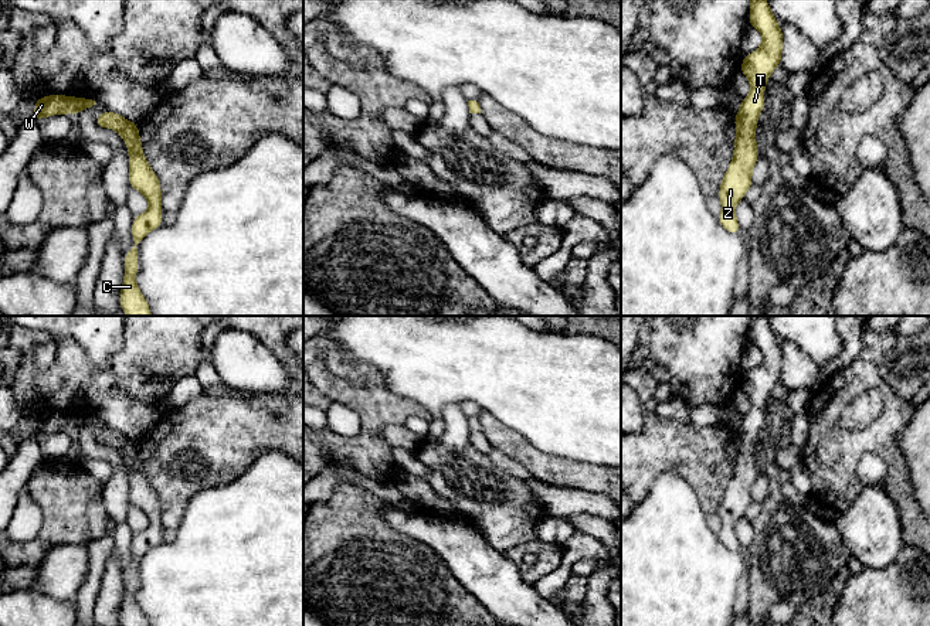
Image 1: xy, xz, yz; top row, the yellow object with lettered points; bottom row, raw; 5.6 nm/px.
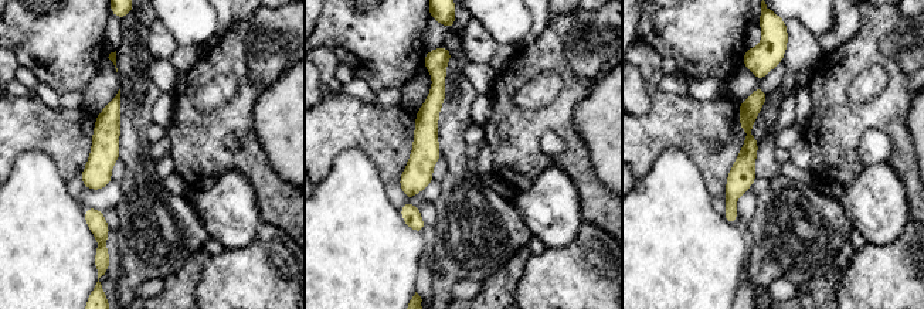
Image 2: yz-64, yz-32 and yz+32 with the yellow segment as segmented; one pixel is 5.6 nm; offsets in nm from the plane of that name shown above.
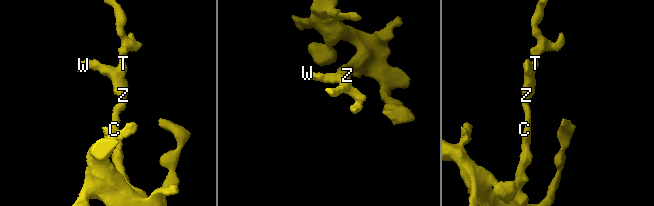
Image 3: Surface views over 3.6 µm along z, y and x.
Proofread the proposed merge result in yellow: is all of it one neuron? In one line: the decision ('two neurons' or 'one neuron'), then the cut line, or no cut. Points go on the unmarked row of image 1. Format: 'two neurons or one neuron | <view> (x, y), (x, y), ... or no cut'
one neuron | no cut

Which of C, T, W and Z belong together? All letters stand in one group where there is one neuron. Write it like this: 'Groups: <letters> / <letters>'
Groups: C T W Z

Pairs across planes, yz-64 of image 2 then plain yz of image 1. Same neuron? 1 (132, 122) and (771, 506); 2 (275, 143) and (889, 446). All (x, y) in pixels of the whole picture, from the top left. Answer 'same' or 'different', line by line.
1: same
2: different

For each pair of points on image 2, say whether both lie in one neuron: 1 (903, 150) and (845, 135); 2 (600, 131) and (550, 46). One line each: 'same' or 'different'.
1: same
2: different

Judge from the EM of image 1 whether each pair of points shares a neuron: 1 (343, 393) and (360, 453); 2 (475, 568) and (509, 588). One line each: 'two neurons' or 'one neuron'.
1: one neuron
2: one neuron

